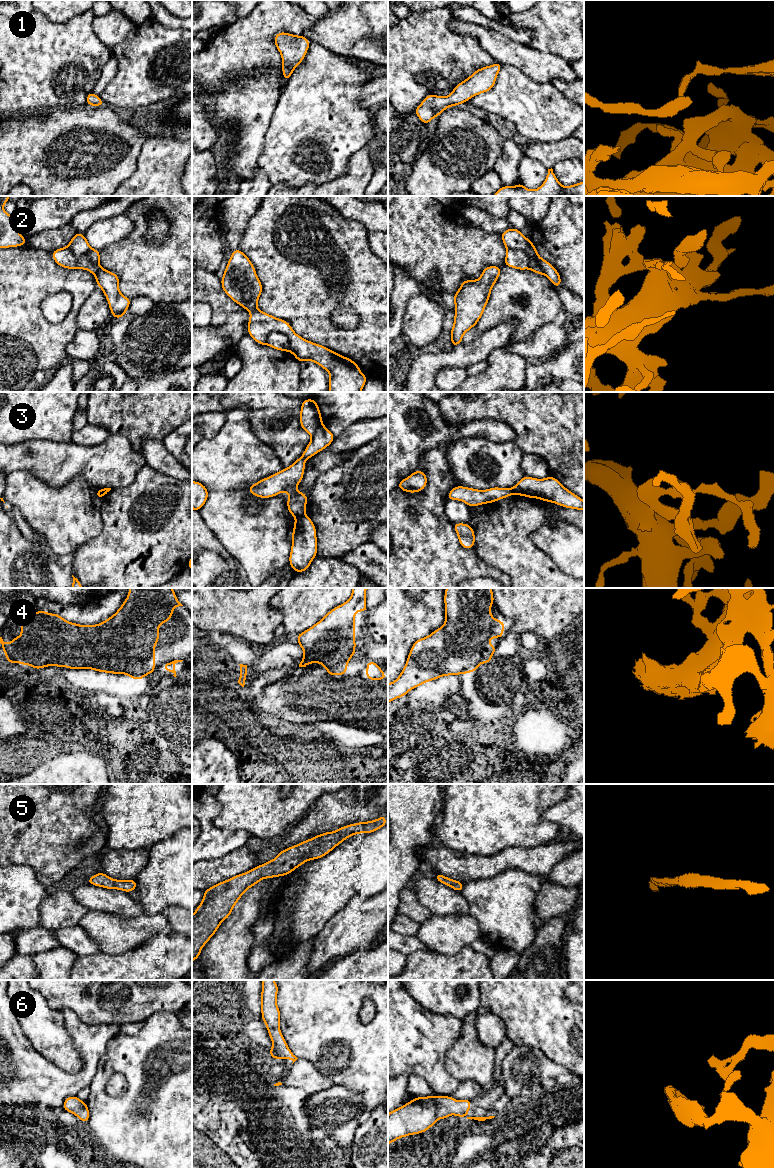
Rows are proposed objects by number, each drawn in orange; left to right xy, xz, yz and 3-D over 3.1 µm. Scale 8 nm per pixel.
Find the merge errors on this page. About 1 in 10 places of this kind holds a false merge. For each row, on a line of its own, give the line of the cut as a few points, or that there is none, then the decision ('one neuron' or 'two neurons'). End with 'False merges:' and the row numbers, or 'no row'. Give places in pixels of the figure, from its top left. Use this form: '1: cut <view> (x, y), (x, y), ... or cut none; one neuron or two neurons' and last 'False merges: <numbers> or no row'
1: cut none; one neuron
2: cut none; one neuron
3: cut xz (304, 514), (297, 518); two neurons
4: cut none; one neuron
5: cut none; one neuron
6: cut none; one neuron
False merges: 3

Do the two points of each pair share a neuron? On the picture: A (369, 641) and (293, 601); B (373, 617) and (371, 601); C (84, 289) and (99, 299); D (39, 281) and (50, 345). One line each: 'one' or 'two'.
A: two
B: two
C: two
D: one

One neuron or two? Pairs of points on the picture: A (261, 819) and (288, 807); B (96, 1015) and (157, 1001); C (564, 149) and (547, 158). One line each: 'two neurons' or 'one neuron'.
A: one neuron
B: one neuron
C: one neuron

